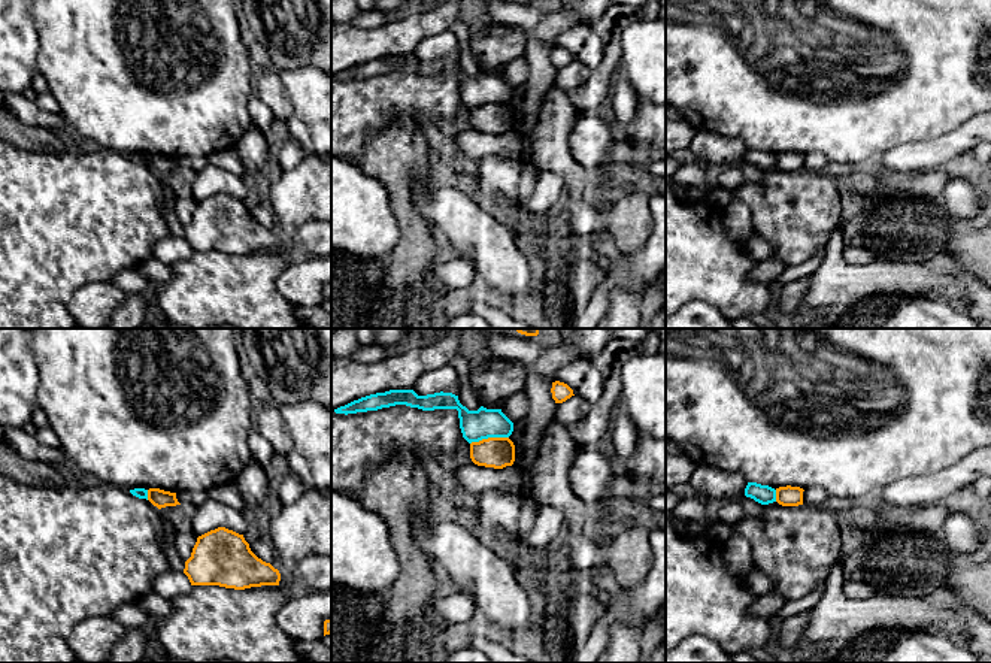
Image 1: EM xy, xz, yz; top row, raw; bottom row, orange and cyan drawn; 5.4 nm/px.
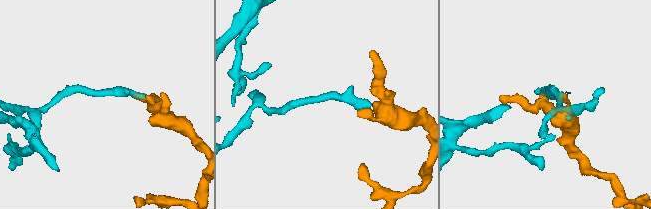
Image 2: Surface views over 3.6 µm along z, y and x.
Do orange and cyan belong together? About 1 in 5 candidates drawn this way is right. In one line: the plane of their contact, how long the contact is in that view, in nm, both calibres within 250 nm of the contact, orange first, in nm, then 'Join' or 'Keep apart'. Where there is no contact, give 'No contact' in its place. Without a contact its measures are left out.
Touches orange in xz. Shared border 220 nm. Thickness 170 nm (orange) against 160 nm. Keep apart

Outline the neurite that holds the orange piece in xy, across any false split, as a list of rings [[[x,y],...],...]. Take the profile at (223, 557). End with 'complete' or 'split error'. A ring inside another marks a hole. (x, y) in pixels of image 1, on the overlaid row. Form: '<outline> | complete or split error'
[[[218,527],[197,538],[184,573],[191,585],[219,585],[245,590],[279,585],[281,573],[258,558],[243,535]]] | complete

